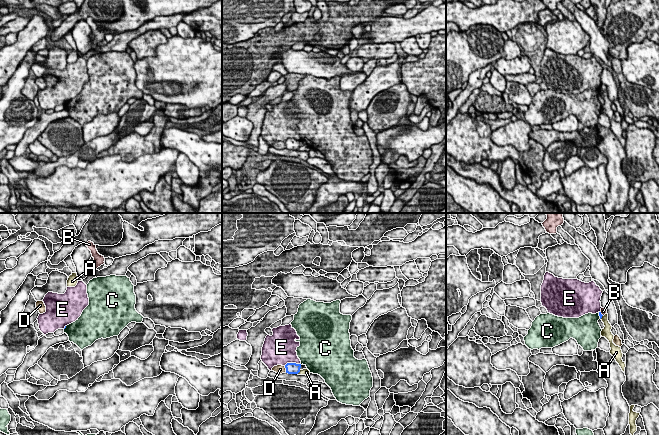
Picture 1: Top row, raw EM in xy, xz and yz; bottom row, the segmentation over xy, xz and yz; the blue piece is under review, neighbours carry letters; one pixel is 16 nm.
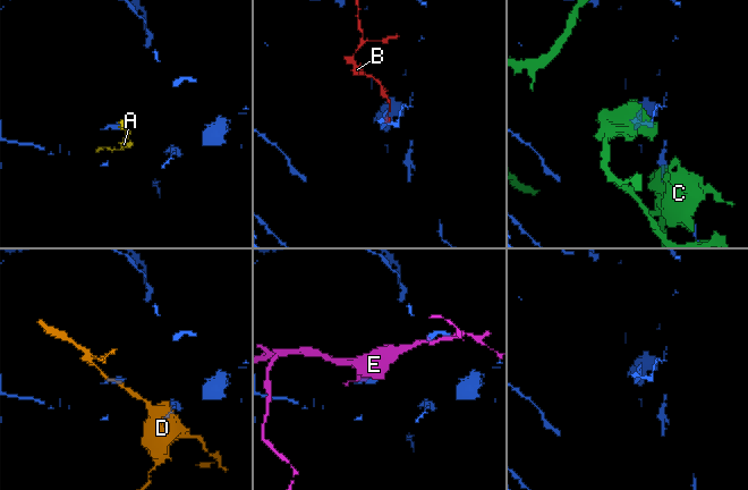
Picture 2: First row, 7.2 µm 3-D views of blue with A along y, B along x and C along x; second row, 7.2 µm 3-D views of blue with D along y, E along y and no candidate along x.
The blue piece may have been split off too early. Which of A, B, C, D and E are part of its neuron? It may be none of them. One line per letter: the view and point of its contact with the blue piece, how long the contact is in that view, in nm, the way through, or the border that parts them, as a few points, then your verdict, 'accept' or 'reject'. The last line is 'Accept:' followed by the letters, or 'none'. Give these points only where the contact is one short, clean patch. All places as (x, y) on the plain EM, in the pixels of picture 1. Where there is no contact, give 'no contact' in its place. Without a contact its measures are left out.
A: contact xz (298, 148); length 80 nm; border xz (300, 146), (297, 149); reject
B: contact yz (600, 89); length 100 nm; border yz (600, 87), (603, 91); reject
C: contact yz (599, 91); length 120 nm; reject
D: contact xz (286, 145); length 120 nm; reject
E: contact xz (292, 139); length 280 nm; reject
Accept: none

